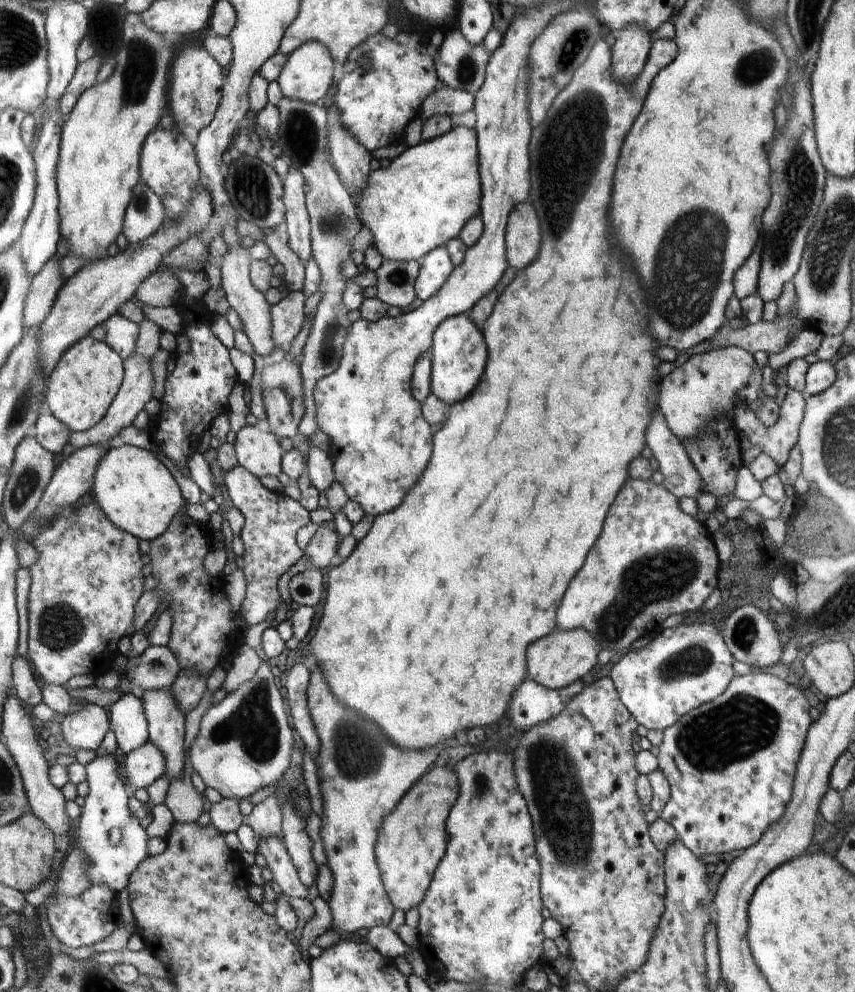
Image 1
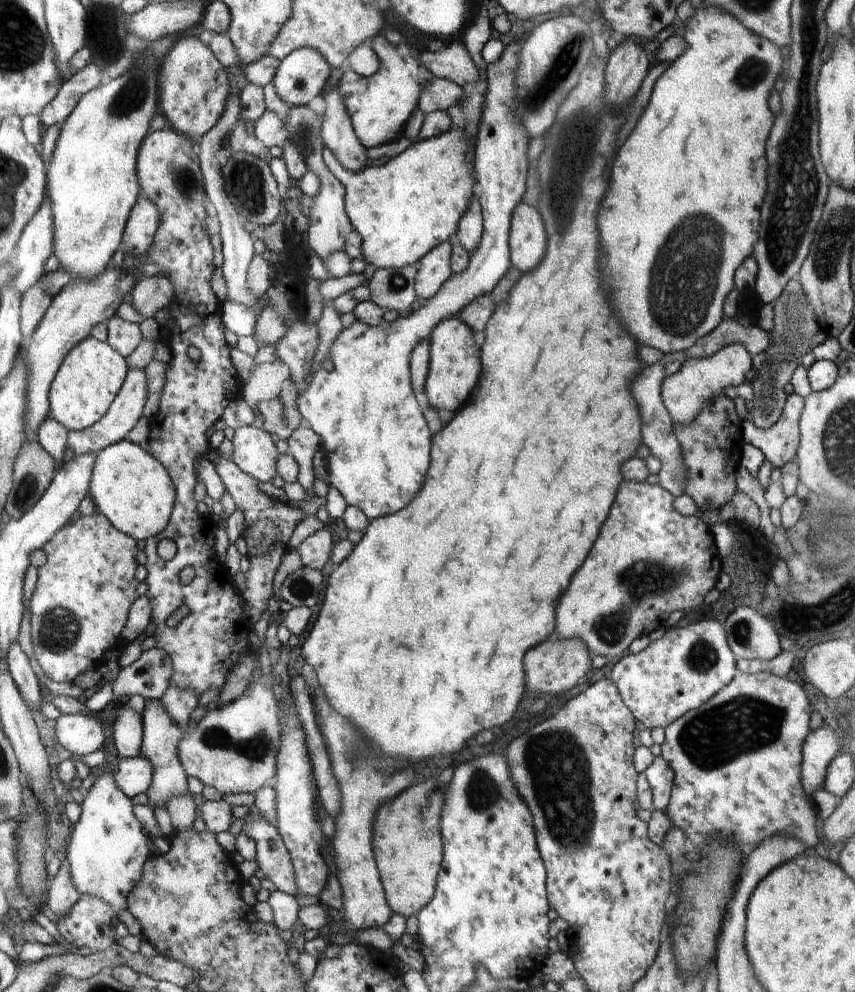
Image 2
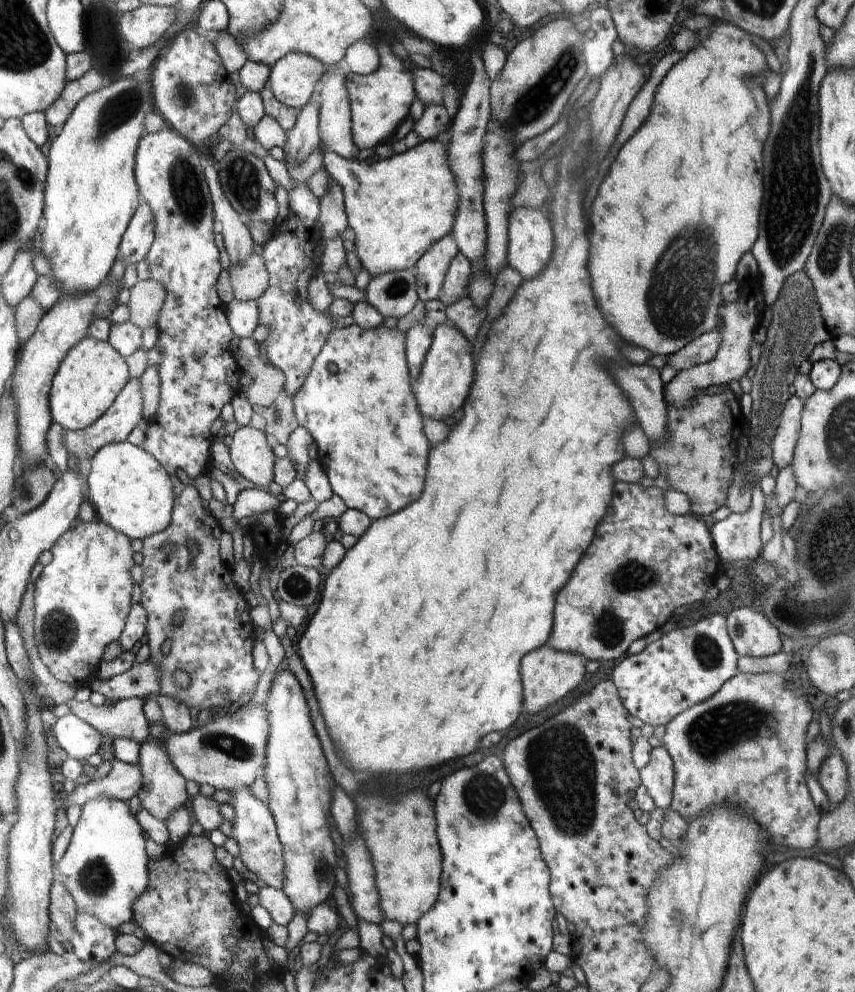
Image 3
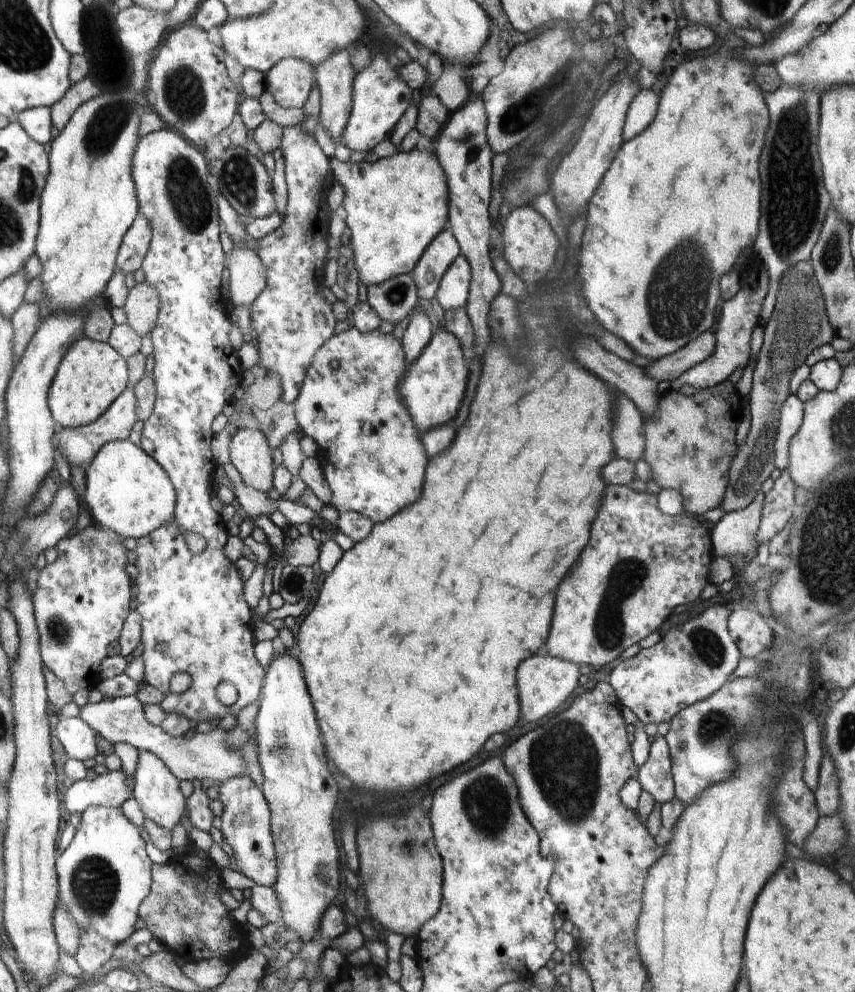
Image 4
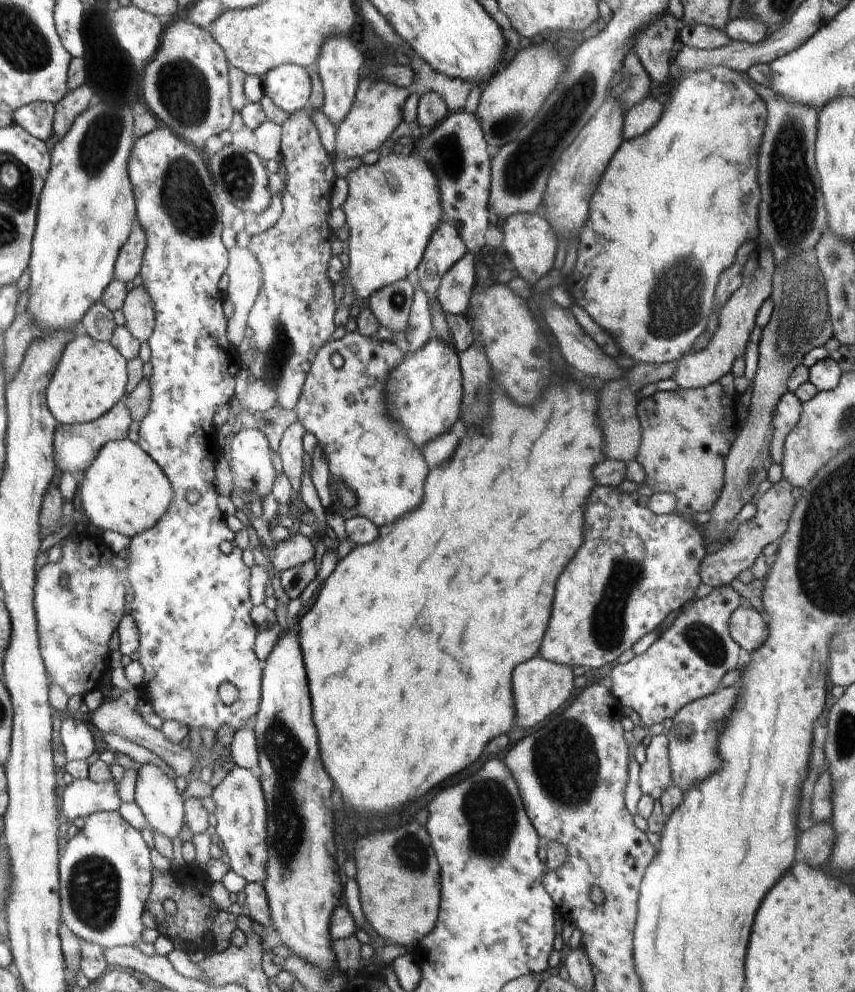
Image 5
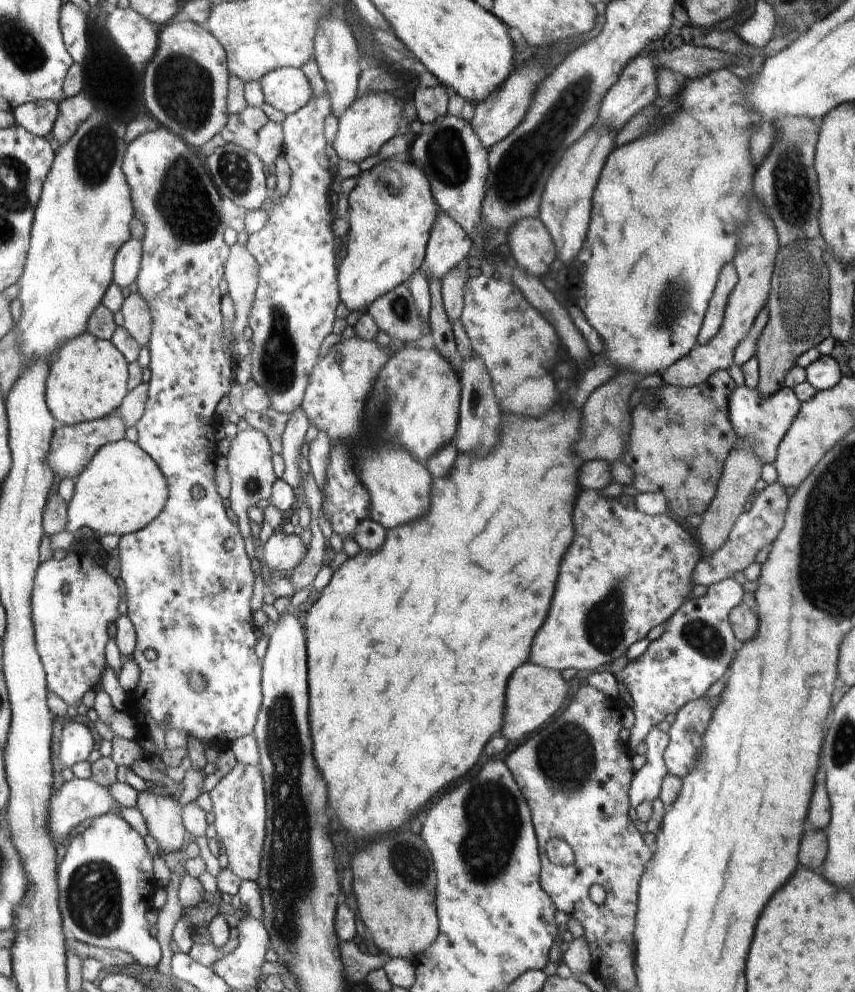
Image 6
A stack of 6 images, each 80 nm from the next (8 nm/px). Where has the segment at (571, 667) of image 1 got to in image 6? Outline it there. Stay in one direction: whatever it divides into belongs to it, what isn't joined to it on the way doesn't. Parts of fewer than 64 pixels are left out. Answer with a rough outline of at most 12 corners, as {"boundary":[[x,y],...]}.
{"boundary":[[532,664],[506,690],[502,734],[541,728],[564,704],[570,682]]}

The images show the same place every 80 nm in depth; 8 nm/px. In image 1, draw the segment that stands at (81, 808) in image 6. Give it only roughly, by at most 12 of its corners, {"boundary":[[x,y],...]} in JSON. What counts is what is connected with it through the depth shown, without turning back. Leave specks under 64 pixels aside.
{"boundary":[[152,741],[126,754],[128,790],[148,788],[167,772]]}

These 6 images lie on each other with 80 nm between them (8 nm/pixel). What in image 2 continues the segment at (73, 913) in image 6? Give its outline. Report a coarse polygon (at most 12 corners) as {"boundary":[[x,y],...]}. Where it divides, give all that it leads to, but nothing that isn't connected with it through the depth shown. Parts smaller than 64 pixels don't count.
{"boundary":[[106,763],[81,797],[66,859],[118,918],[149,856]]}

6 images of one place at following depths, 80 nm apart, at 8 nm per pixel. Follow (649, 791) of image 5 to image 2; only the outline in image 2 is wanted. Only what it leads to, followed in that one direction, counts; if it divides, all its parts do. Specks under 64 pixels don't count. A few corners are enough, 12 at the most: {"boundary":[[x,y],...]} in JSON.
{"boundary":[[660,755],[642,774],[653,794],[652,810],[664,811],[674,786]]}

